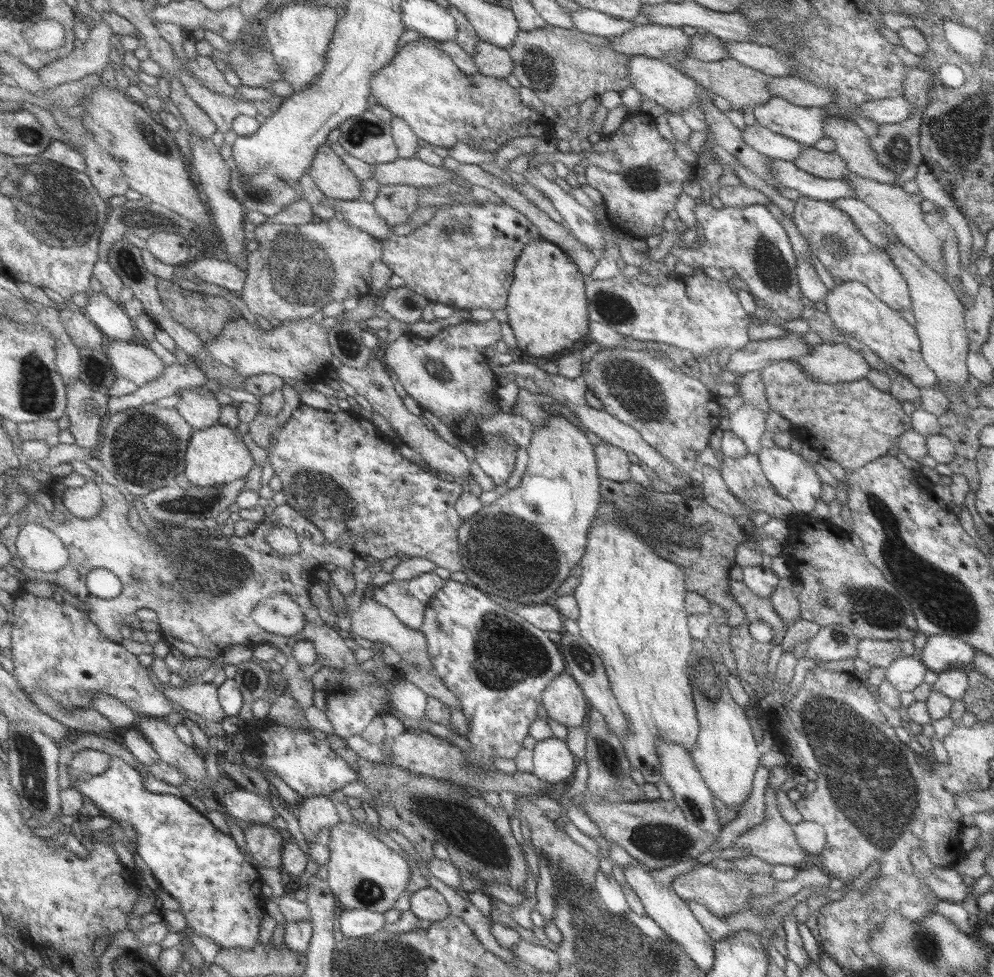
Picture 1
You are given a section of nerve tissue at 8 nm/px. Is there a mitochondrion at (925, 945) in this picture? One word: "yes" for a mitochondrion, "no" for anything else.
yes

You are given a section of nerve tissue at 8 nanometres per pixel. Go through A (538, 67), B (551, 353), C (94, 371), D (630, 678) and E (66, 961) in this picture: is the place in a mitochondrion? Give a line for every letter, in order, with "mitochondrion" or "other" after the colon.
A: mitochondrion
B: other
C: mitochondrion
D: other
E: other

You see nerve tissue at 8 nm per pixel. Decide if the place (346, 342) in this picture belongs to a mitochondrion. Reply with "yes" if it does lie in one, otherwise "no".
yes

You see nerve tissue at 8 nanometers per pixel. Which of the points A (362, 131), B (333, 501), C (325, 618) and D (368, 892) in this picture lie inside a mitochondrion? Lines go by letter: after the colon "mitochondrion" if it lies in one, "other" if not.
A: mitochondrion
B: mitochondrion
C: other
D: mitochondrion

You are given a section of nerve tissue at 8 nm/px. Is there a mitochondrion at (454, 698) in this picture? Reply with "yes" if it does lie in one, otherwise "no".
no

